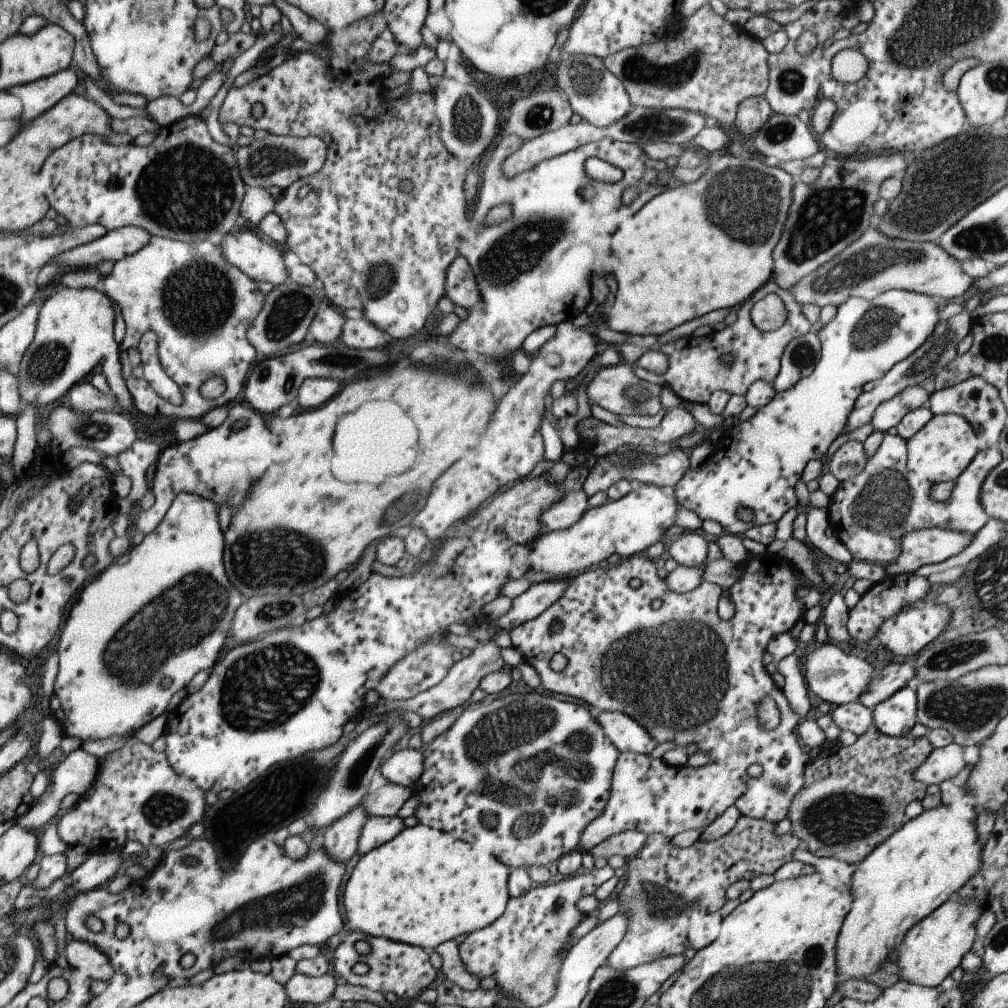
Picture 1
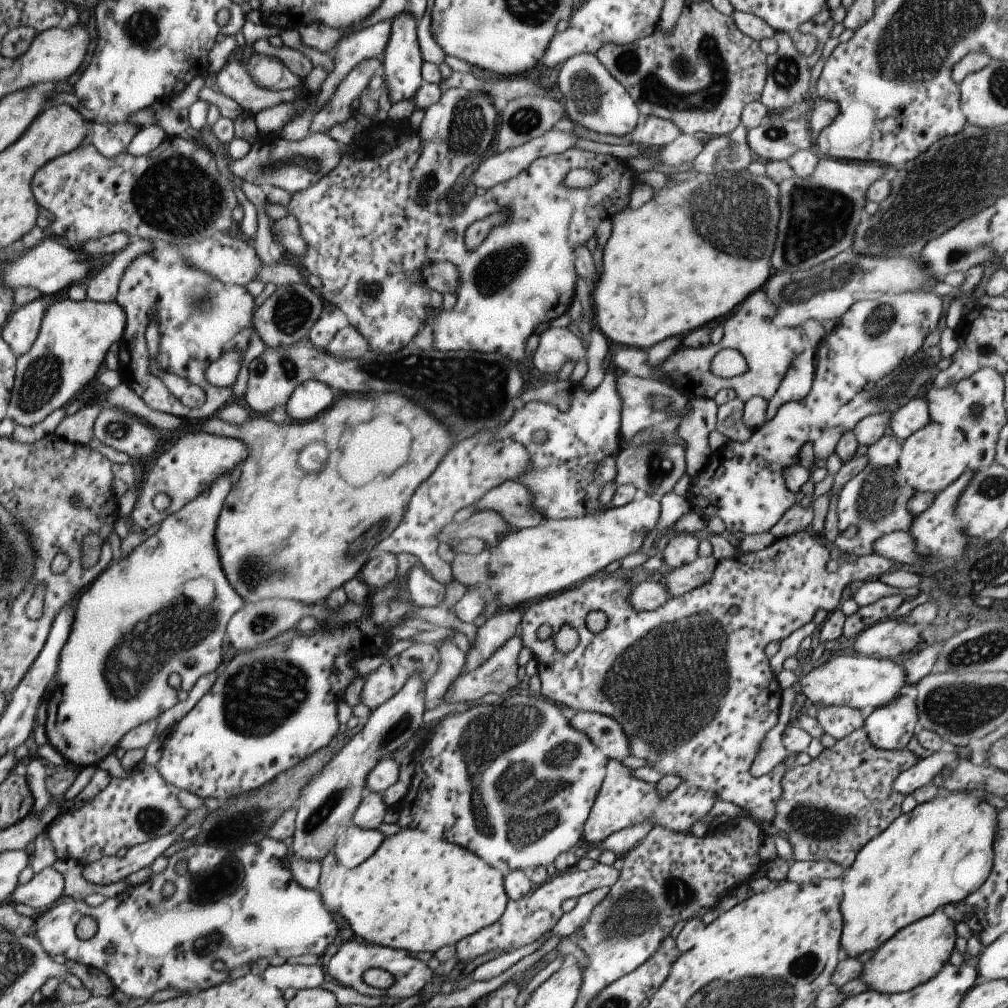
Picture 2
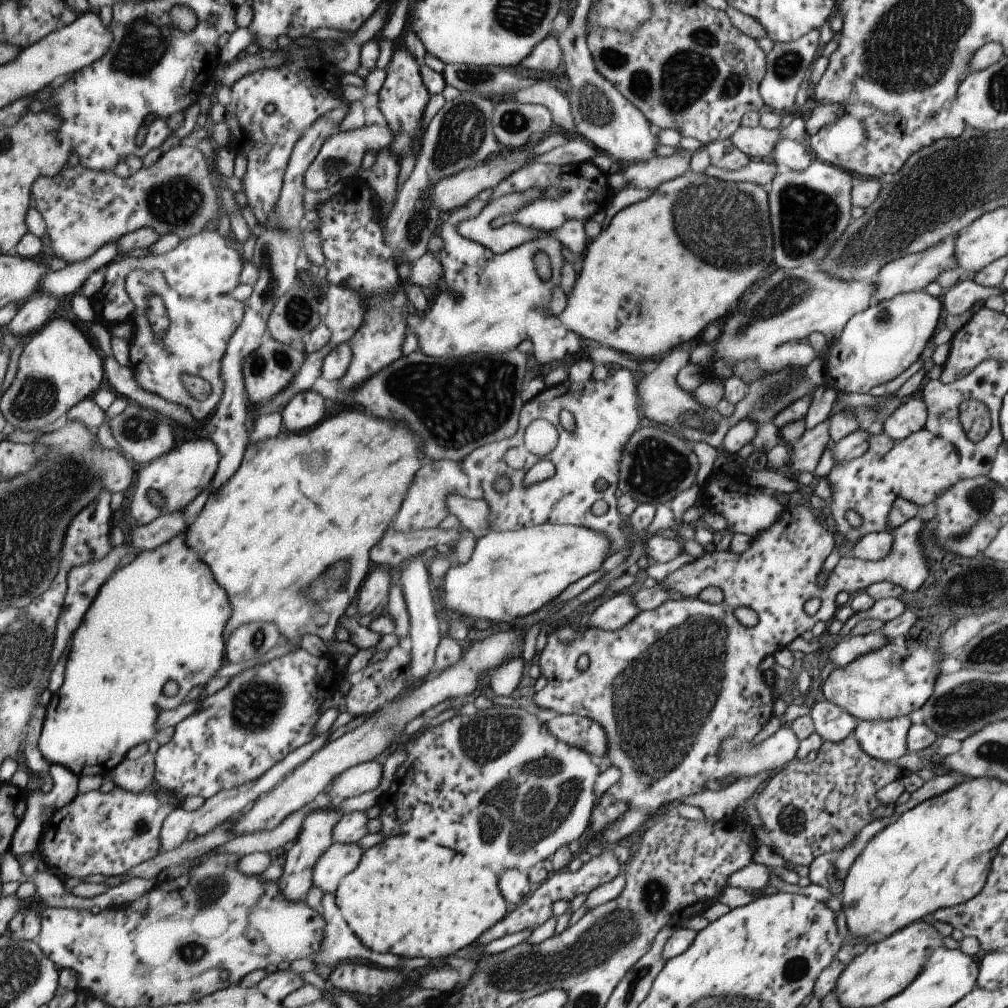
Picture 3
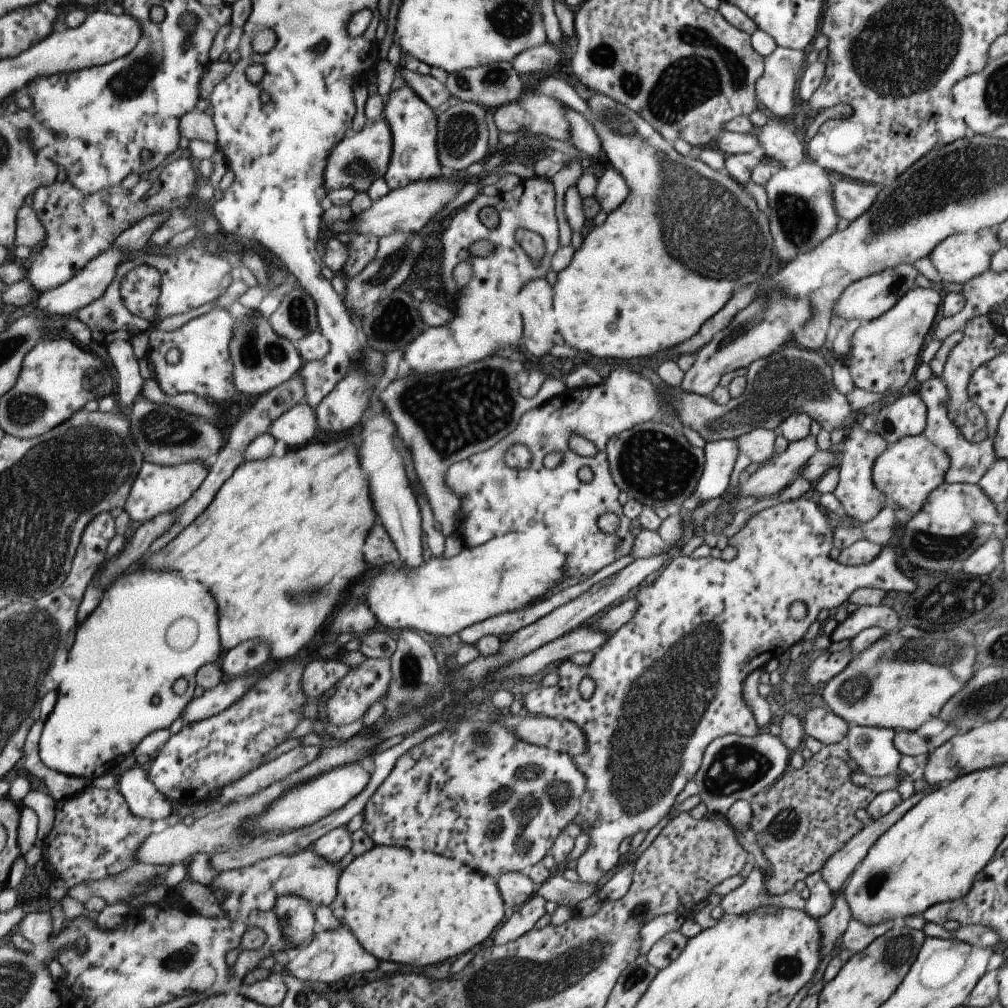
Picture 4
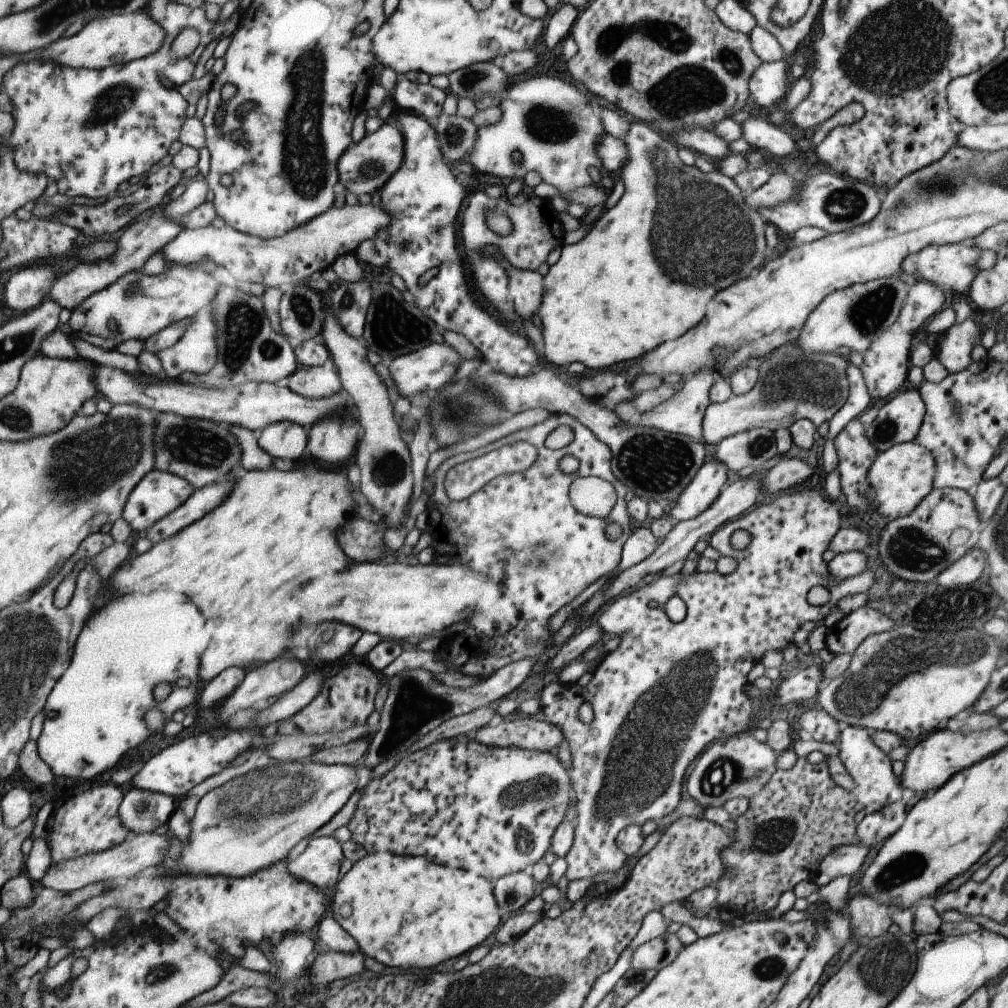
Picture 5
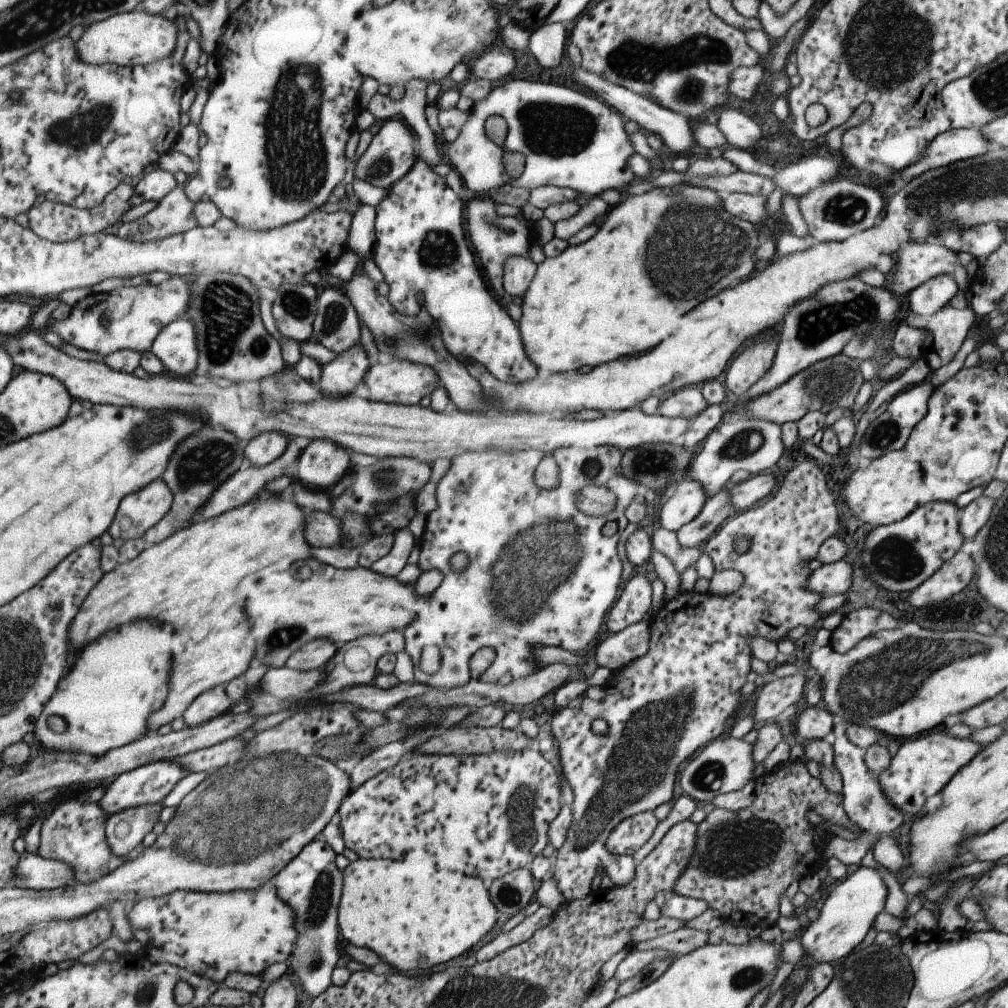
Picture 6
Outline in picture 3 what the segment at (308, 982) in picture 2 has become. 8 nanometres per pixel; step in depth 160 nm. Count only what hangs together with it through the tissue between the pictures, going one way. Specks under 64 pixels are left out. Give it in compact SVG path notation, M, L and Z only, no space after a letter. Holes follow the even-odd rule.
M279 969L270 975L266 975L257 985L259 990L270 999L284 1002L287 996L297 989L303 988L307 982L303 980L301 973Z

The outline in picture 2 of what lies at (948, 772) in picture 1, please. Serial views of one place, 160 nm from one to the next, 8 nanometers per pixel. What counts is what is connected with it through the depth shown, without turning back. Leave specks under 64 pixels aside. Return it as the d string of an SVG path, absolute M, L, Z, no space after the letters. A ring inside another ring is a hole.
M944 745L938 751L919 760L907 770L900 772L892 782L892 787L901 794L912 794L920 786L931 783L945 766L953 767L959 758L952 747Z

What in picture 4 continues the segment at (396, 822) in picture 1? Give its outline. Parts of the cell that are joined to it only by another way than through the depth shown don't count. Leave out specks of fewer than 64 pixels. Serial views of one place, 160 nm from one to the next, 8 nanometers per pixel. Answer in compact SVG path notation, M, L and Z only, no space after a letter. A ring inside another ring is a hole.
M311 847L297 855L277 855L259 860L251 866L224 871L215 876L208 887L217 902L222 895L227 897L227 902L224 902L224 913L239 910L245 916L245 922L251 922L249 927L257 927L265 932L265 946L269 940L266 931L270 929L270 912L275 911L275 904L279 898L297 896L301 900L305 898L315 907L333 902L338 896L338 883L342 872L341 862L329 862Z

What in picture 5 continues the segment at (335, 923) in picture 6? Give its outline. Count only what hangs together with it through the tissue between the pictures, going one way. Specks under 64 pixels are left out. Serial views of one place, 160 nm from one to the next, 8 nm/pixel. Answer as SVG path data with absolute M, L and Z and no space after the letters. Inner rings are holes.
M333 835L315 836L309 840L307 848L296 859L290 860L288 864L289 870L298 879L310 882L327 893L333 886L337 887L339 878L341 878L341 864L345 860L341 844Z

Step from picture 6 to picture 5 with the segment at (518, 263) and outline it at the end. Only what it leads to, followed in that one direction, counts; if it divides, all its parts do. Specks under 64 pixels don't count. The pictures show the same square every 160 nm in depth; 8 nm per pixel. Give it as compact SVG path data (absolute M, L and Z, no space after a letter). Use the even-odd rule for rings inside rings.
M511 270L511 294L515 294L515 310L519 310L519 318L530 321L531 316L537 314L543 293L542 276L538 271Z

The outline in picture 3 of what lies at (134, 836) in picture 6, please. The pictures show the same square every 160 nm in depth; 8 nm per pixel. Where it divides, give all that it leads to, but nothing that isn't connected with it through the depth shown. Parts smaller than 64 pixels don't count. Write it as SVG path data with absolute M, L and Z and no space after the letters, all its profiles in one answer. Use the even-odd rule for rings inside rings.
M147 751L138 759L122 761L107 780L126 789L143 792L150 789L156 771L156 754Z

